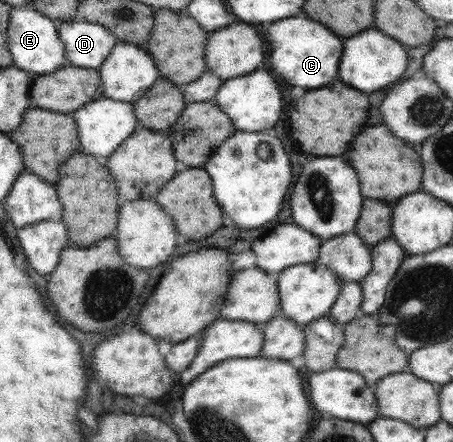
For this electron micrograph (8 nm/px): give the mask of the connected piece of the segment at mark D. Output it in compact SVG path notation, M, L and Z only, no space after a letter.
M78 18L57 23L56 32L67 64L78 68L97 70L117 42L103 26Z

